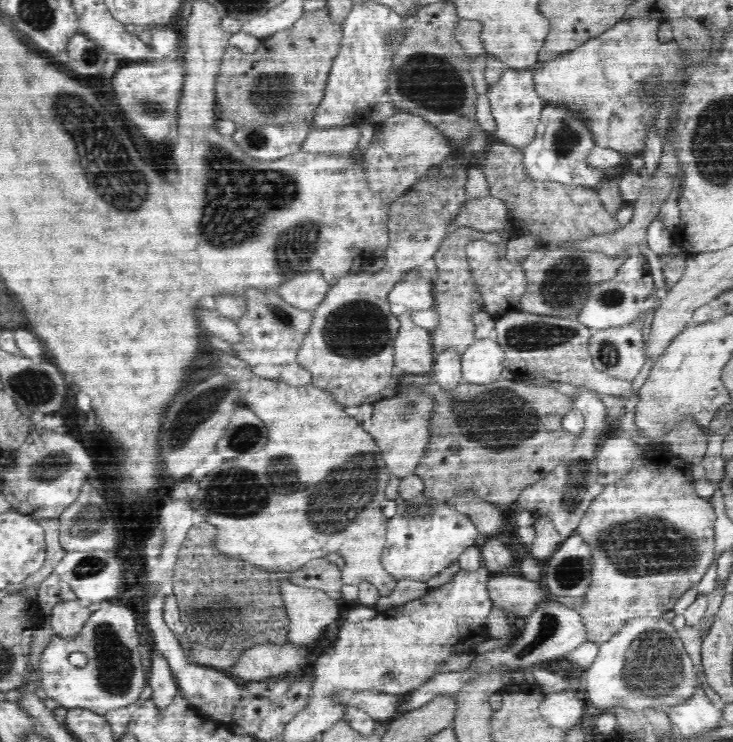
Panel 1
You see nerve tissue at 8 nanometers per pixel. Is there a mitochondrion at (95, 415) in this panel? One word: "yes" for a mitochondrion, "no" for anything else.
no

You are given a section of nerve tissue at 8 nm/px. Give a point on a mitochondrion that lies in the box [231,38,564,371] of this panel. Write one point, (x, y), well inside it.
(436, 85)

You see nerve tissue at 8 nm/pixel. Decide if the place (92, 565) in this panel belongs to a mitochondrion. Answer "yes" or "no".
yes

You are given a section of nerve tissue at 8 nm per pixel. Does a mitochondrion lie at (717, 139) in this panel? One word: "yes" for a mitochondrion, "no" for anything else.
yes

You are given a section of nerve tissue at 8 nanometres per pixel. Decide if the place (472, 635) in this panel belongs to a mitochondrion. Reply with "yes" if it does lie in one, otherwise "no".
no

